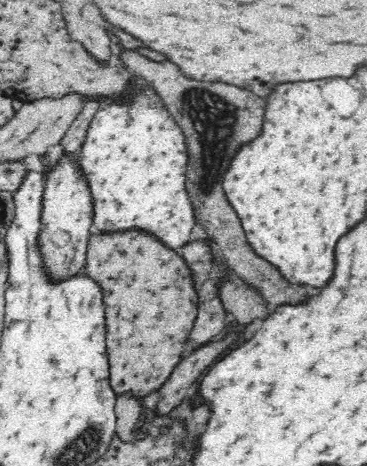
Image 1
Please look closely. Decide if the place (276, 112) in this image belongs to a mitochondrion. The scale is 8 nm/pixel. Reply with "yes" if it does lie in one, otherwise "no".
no

